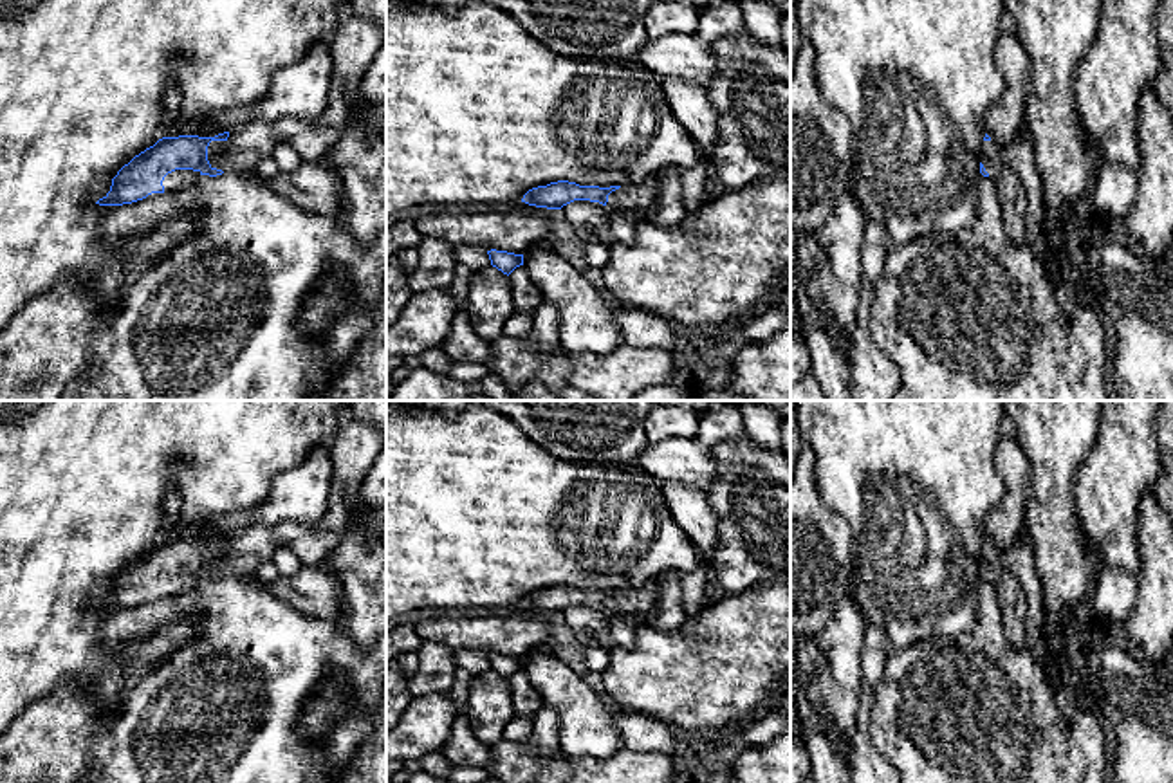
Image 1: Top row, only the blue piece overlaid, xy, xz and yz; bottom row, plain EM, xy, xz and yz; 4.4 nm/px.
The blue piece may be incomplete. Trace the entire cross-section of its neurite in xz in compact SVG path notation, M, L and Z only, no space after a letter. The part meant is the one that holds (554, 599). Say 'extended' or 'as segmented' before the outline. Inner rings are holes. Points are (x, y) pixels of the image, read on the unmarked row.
extended | M664 574L655 577L651 586L642 585L637 590L579 590L568 585L550 586L529 594L522 606L536 612L561 613L574 604L590 604L612 613L644 613L657 606L664 585Z

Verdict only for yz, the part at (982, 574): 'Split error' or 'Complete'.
Split error

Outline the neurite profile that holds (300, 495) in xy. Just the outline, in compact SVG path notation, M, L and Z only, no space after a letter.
M316 446L298 465L274 474L267 498L256 509L213 520L209 529L233 536L254 525L316 525L328 509L330 491L332 455L330 449Z

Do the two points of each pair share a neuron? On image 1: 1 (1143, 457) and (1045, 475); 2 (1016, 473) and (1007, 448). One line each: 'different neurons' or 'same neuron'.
1: different neurons
2: same neuron

